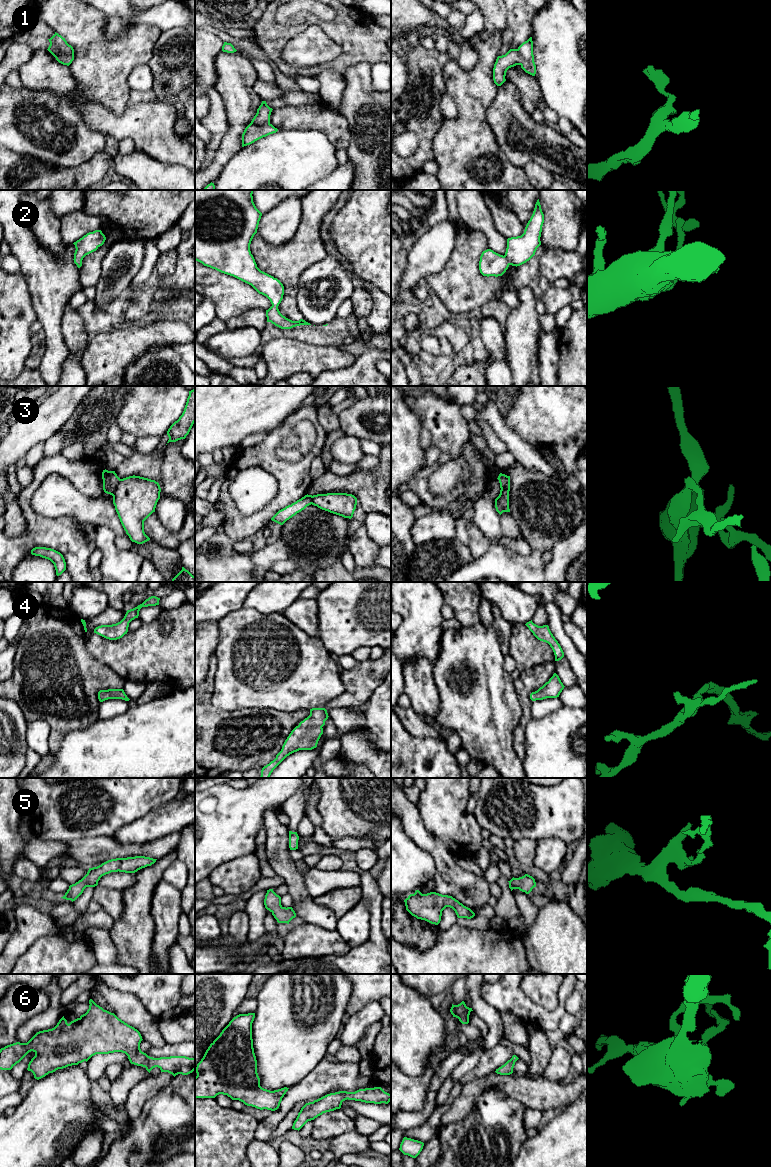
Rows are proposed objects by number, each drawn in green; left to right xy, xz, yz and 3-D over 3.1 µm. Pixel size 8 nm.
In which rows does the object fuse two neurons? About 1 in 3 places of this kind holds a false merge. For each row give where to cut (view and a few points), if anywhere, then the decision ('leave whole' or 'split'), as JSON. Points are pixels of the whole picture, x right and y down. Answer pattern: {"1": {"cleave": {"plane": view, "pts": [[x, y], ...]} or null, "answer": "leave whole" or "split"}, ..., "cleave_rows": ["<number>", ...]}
{"1": {"cleave": null, "answer": "leave whole"}, "2": {"cleave": null, "answer": "leave whole"}, "3": {"cleave": {"plane": "xy", "pts": [[121, 479], [112, 495]]}, "answer": "split"}, "4": {"cleave": null, "answer": "leave whole"}, "5": {"cleave": null, "answer": "leave whole"}, "6": {"cleave": null, "answer": "leave whole"}, "cleave_rows": ["3"]}

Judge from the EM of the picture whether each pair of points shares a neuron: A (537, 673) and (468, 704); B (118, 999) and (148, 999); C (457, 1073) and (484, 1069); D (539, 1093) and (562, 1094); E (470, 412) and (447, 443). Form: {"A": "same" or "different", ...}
{"A": "different", "B": "different", "C": "different", "D": "same", "E": "different"}

